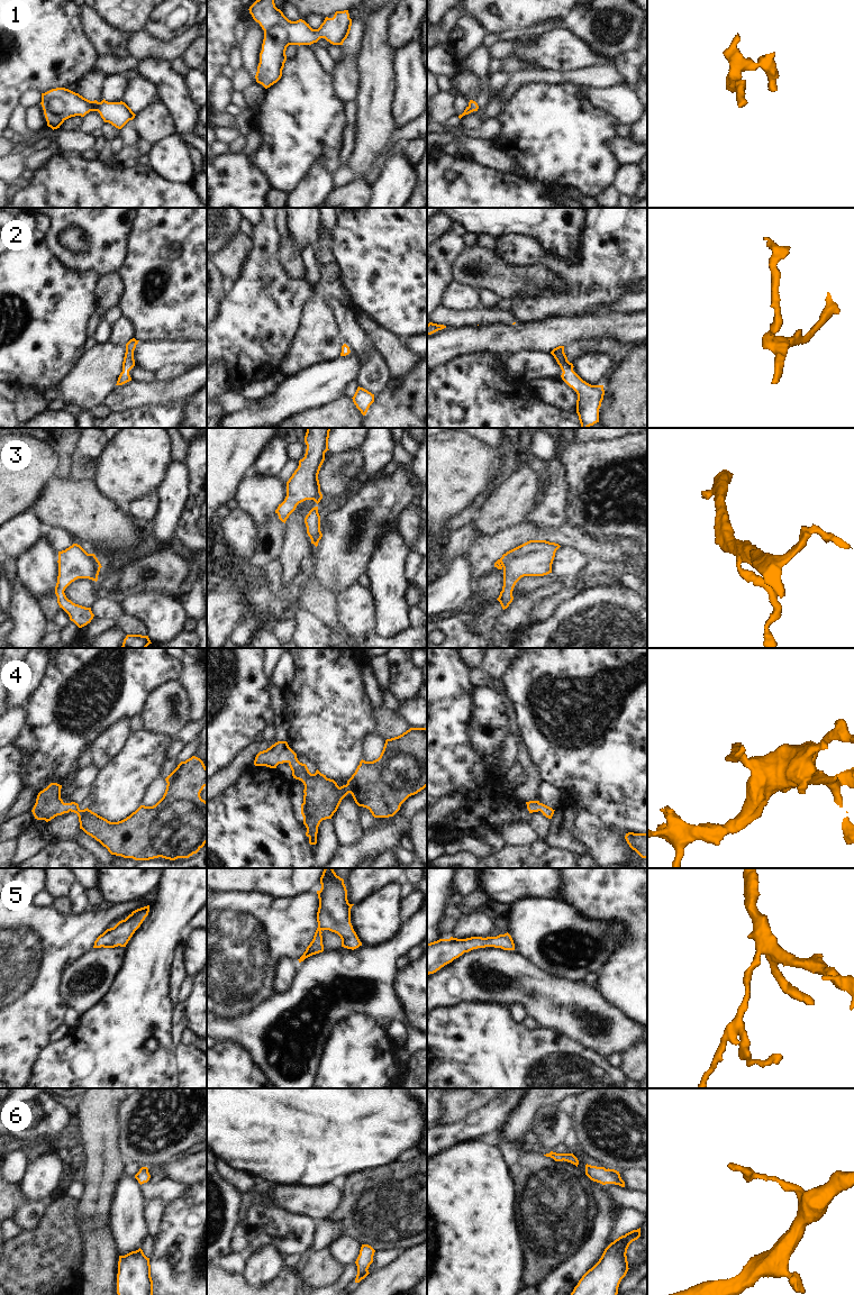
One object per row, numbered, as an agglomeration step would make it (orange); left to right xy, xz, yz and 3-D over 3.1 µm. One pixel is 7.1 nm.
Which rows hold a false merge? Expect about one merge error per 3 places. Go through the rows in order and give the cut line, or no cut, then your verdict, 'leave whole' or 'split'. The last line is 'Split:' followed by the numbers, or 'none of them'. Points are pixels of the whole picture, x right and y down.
1: no cut | leave whole
2: no cut | leave whole
3: no cut | leave whole
4: no cut | leave whole
5: no cut | leave whole
6: no cut | leave whole
Split: none of them

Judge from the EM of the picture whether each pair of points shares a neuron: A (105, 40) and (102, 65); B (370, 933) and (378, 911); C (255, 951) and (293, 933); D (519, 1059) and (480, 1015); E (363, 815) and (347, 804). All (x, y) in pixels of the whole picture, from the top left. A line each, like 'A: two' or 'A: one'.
A: two
B: one
C: one
D: one
E: two

